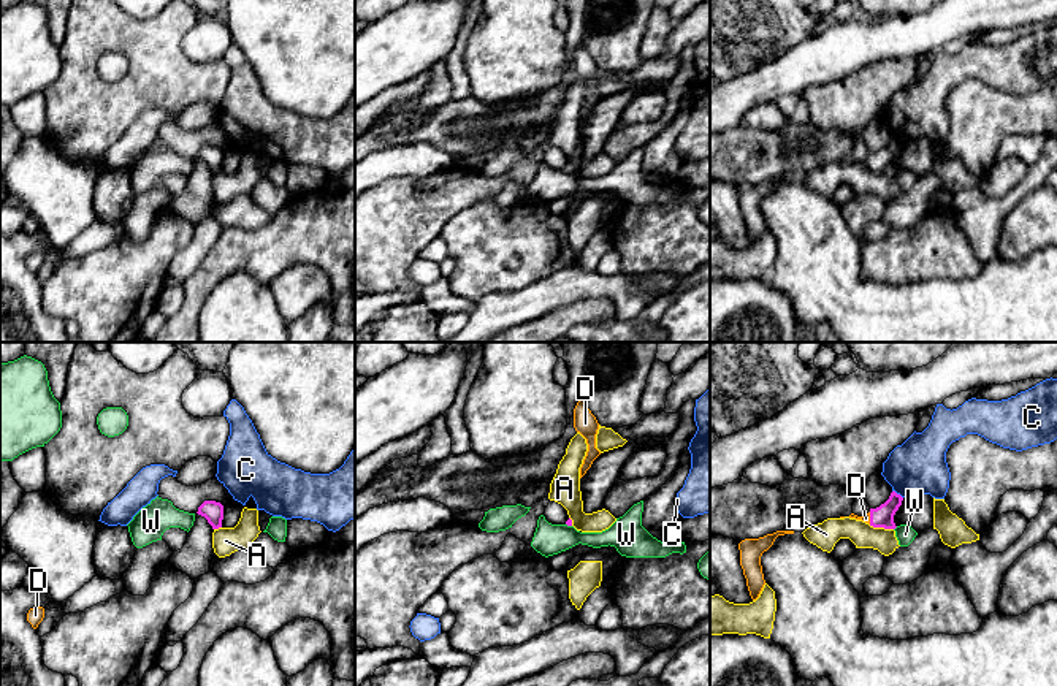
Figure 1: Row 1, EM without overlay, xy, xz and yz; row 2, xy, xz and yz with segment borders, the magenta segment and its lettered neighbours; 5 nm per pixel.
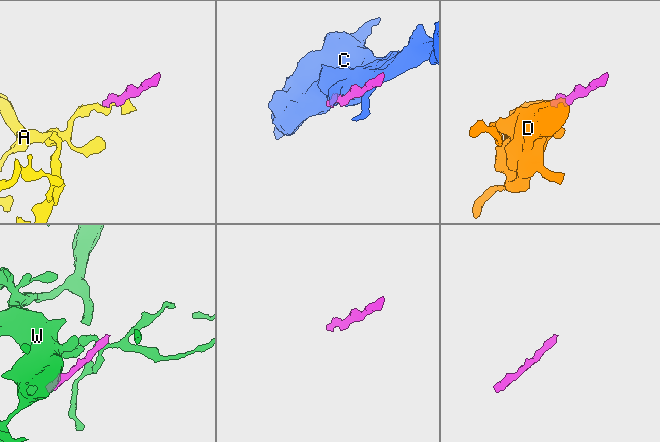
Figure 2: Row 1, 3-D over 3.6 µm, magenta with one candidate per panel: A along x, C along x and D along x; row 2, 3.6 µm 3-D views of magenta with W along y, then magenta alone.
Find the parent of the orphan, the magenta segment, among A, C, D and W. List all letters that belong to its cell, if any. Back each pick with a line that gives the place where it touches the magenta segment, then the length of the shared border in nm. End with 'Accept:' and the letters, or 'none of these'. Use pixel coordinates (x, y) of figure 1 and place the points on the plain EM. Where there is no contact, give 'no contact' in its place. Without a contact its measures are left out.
D: meets magenta in yz at (870, 163); contact 60 nm long
Accept: D

